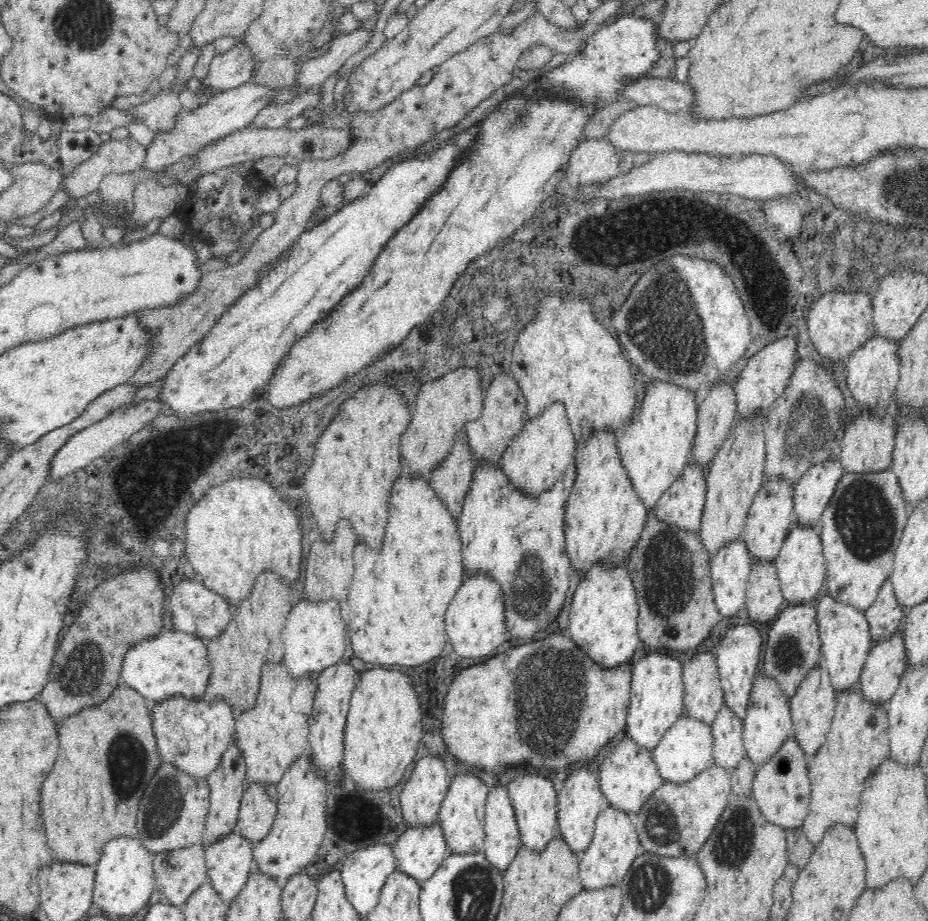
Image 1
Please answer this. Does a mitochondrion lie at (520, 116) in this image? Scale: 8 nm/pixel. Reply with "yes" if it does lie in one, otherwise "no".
no

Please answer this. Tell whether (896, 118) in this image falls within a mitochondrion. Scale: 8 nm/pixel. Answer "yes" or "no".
no

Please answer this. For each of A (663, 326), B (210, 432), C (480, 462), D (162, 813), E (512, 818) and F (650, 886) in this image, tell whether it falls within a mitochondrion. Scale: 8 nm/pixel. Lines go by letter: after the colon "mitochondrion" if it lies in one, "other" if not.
A: mitochondrion
B: other
C: other
D: mitochondrion
E: other
F: mitochondrion

